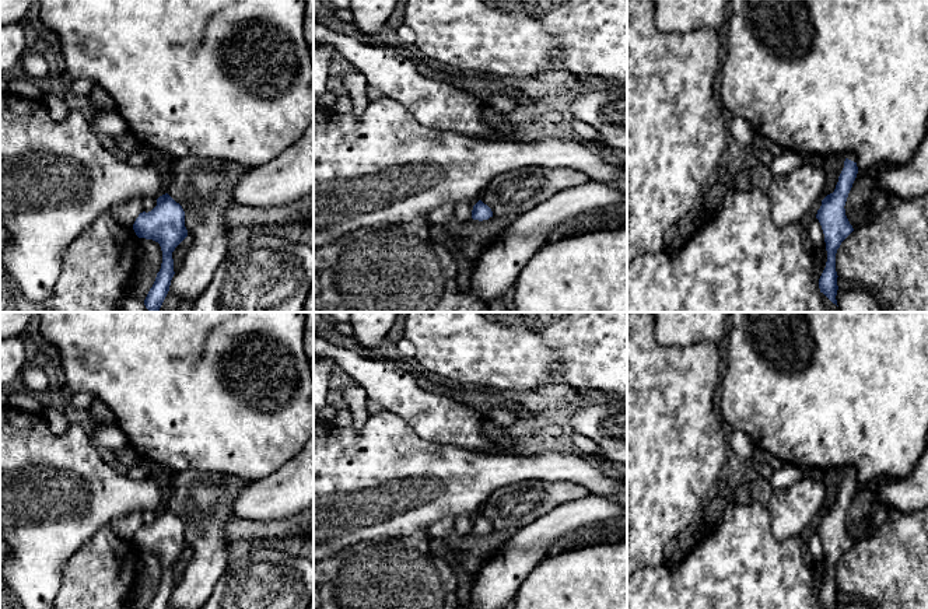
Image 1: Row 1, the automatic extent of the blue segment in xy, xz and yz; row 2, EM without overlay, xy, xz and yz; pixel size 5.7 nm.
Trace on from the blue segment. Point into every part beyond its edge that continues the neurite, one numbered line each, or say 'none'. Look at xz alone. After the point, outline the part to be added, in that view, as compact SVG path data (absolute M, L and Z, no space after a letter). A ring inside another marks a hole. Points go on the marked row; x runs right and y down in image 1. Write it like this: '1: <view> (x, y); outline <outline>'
none

